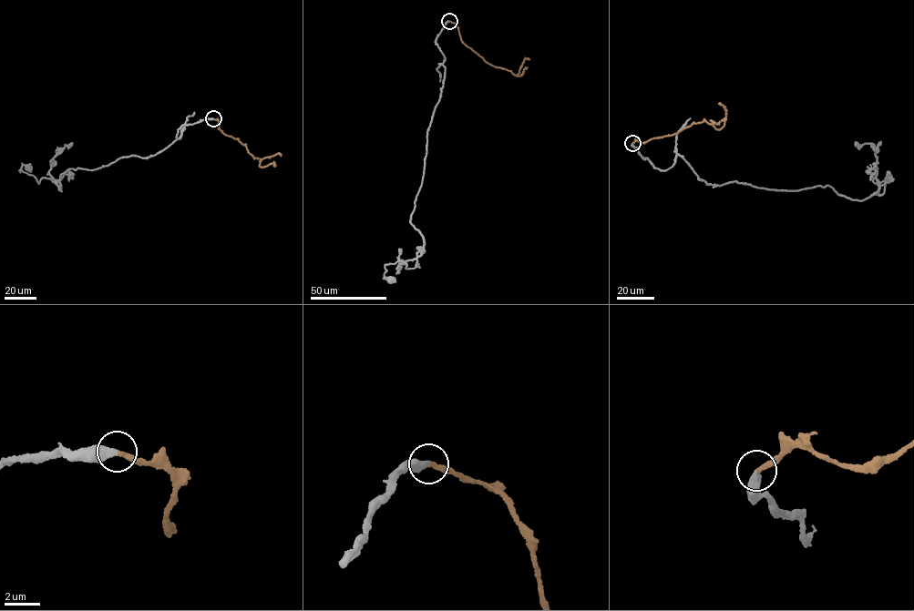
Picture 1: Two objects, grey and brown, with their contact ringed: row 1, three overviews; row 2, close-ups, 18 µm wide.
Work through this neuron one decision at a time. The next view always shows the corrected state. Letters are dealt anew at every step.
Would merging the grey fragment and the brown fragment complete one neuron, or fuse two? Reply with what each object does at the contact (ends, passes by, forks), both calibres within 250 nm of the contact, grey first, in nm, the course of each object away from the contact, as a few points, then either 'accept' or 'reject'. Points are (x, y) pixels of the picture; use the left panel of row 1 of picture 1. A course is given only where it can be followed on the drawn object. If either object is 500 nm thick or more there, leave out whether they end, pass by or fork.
grey ends there; brown ends there; 440 nm thick on the grey side, 260 nm on the other; grey runs (213, 118), (180, 127), (180, 137), (182, 131), (152, 156), (70, 168), (60, 190), (19, 170), (27, 168); brown runs (213, 118), (225, 135), (238, 139), (254, 157), (261, 159), (261, 167), (273, 163), (274, 167); accept

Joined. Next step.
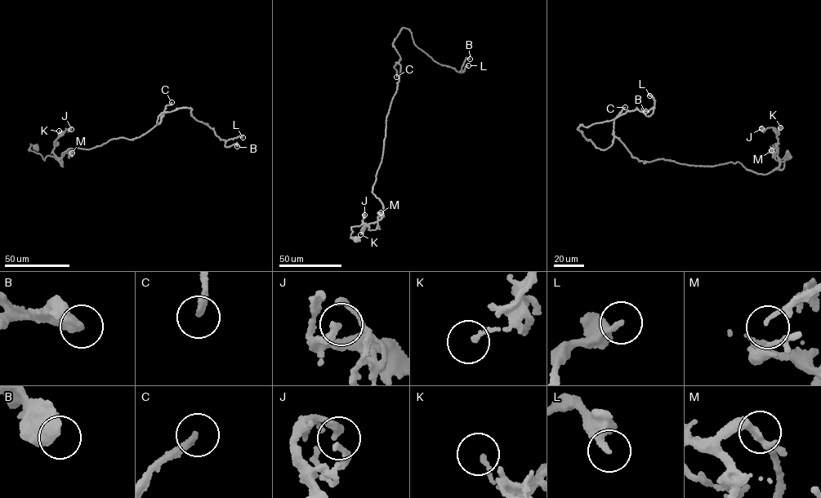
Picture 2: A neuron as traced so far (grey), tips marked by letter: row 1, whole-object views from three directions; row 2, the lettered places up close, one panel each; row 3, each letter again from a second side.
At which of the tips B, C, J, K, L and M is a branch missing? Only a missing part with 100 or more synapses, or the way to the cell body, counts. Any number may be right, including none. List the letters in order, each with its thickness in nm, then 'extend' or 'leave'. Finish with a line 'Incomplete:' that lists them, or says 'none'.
B: calibre 550 nm; leave
C: calibre 240 nm; extend
J: calibre 260 nm; leave
K: calibre 150 nm; leave
L: calibre 400 nm; leave
M: calibre 110 nm; leave
Incomplete: C

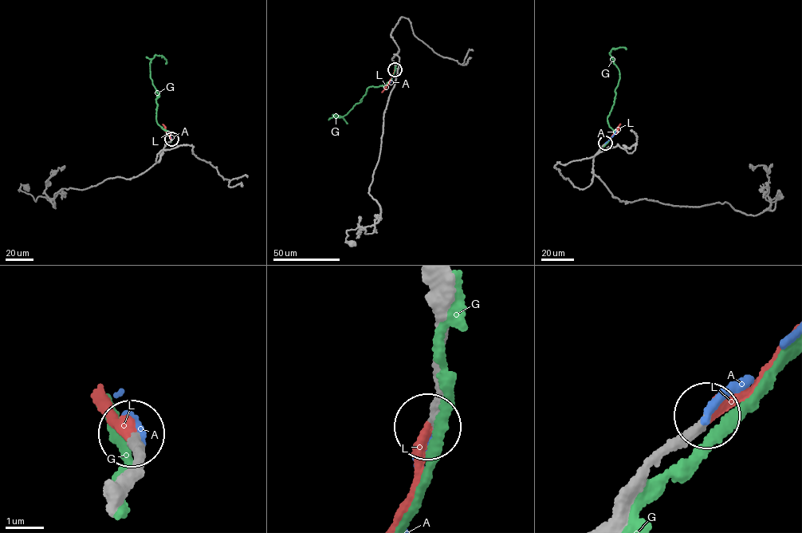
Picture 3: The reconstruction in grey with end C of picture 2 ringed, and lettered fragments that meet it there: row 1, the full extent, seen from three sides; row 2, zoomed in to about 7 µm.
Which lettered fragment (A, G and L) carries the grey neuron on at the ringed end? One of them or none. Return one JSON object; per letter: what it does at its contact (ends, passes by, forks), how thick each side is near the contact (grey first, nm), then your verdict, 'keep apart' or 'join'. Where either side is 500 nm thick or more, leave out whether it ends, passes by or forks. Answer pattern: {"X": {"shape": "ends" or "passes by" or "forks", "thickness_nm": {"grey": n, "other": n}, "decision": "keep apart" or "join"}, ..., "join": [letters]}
{"A": {"shape": "ends", "thickness_nm": {"grey": 240, "other": 170}, "decision": "keep apart"}, "G": {"shape": "passes by", "thickness_nm": {"grey": 240, "other": 240}, "decision": "keep apart"}, "L": {"shape": "ends", "thickness_nm": {"grey": 240, "other": 280}, "decision": "join"}, "join": ["L"]}

